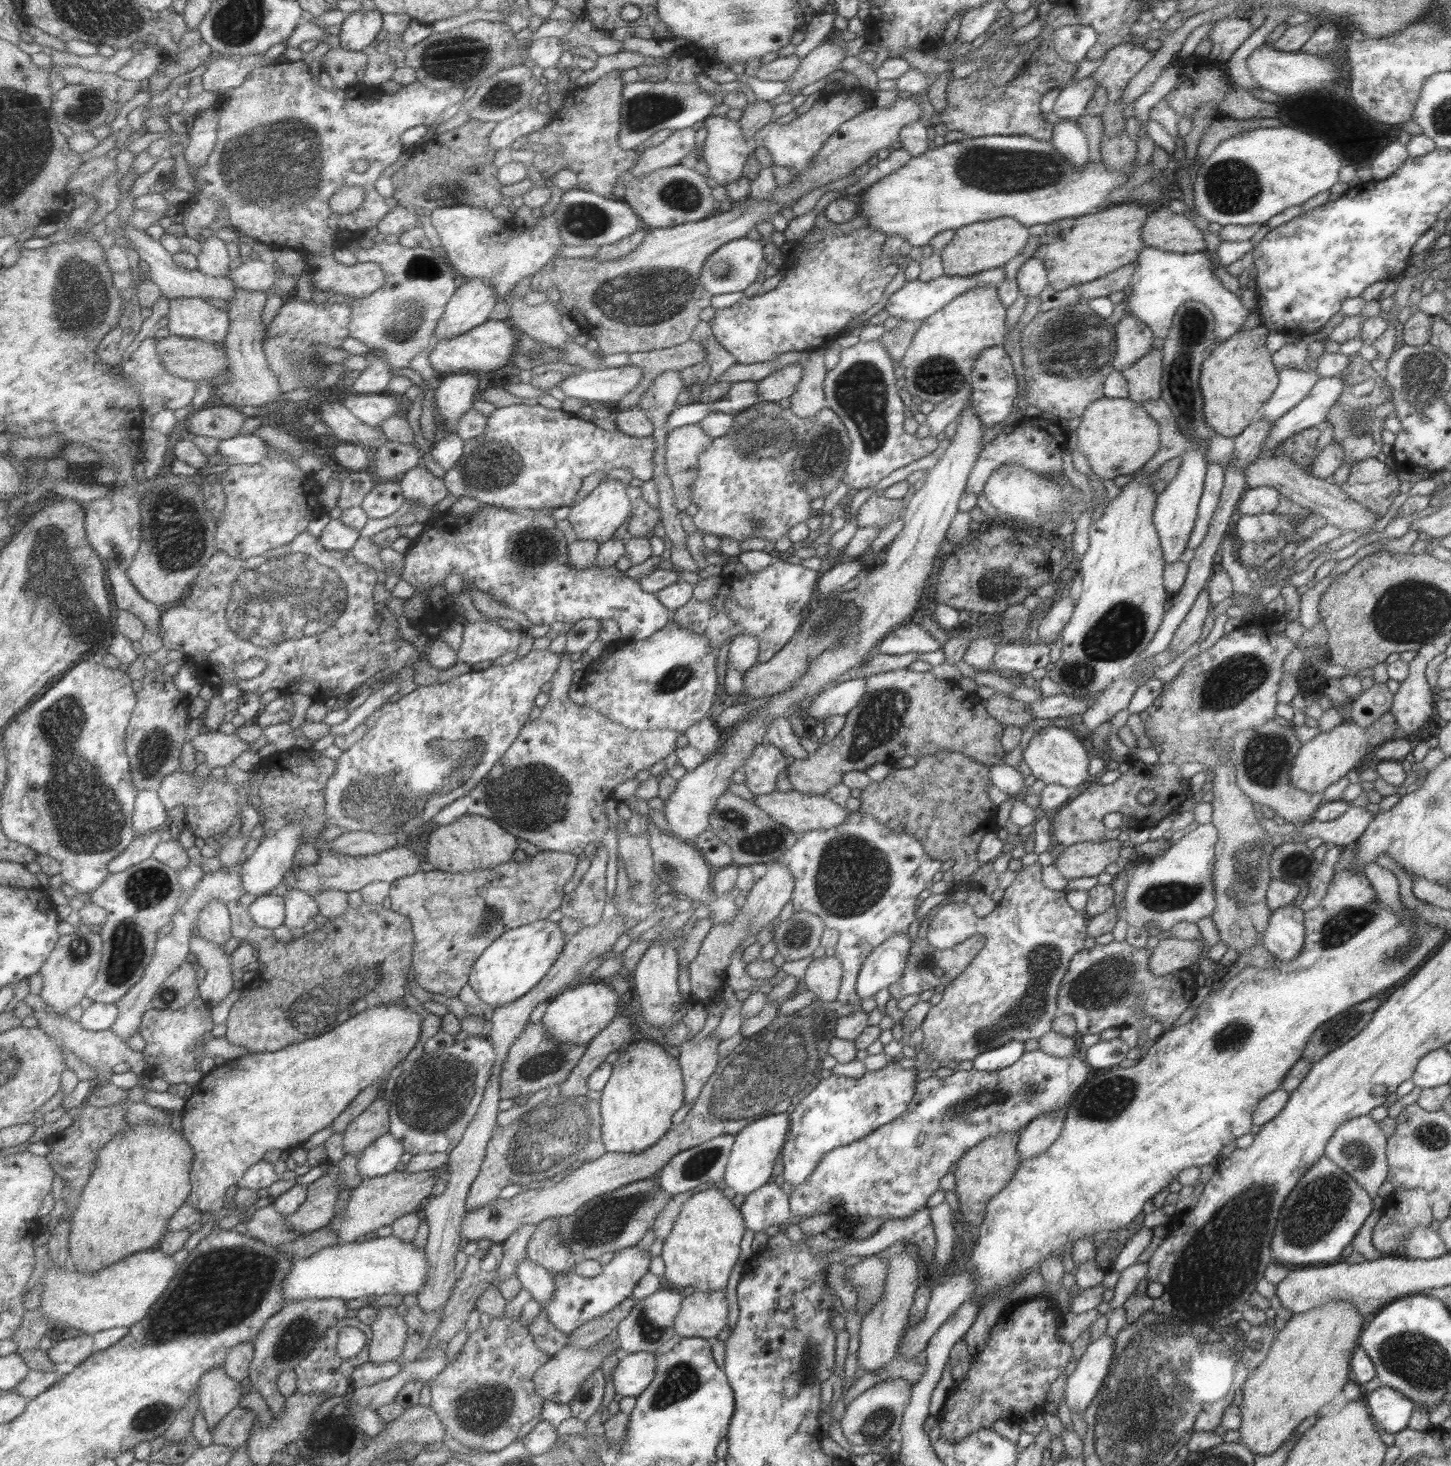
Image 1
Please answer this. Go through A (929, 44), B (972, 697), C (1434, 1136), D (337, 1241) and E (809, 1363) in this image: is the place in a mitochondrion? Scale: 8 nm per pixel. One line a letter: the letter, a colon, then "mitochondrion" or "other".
A: other
B: other
C: mitochondrion
D: other
E: mitochondrion

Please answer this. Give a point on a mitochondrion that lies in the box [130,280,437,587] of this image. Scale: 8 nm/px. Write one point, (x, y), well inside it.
(178, 533)

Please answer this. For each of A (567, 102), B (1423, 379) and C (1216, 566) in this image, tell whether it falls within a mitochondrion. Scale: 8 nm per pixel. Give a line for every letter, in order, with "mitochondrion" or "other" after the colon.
A: other
B: mitochondrion
C: other

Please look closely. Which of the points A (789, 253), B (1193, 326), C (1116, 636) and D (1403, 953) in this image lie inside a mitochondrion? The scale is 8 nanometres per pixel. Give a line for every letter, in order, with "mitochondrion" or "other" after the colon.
A: other
B: mitochondrion
C: mitochondrion
D: mitochondrion

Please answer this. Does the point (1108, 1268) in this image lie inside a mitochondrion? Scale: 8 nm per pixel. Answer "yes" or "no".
no

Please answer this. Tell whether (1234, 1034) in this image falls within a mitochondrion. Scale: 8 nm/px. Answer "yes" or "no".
yes

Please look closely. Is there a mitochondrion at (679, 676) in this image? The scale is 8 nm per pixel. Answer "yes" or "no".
yes

